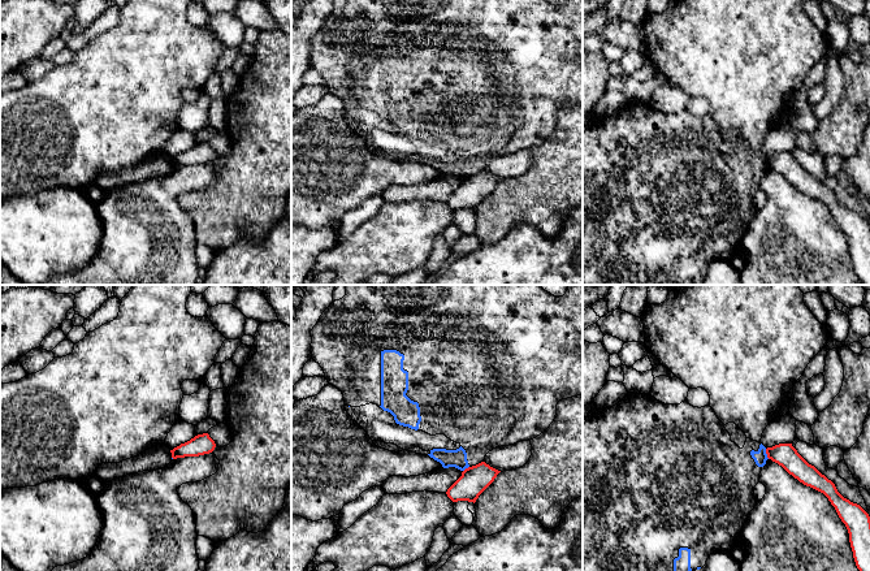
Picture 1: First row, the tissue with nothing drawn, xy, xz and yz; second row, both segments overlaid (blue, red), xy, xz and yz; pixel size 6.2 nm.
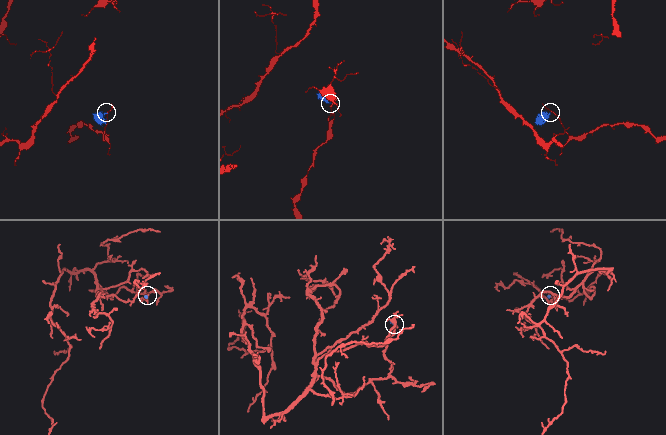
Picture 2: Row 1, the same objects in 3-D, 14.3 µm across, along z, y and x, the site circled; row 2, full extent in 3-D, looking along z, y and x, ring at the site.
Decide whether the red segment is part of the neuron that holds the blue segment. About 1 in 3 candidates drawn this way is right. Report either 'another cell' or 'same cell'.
another cell

